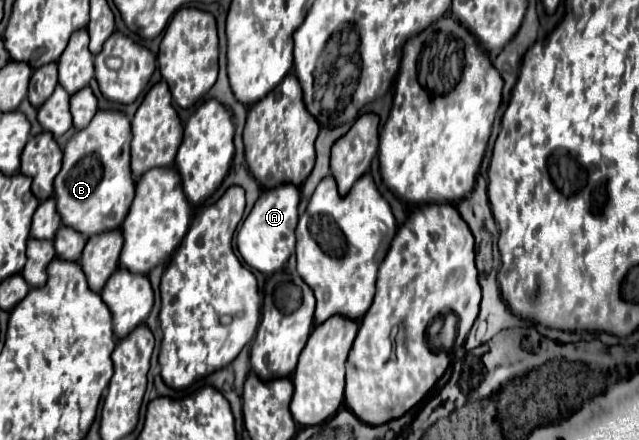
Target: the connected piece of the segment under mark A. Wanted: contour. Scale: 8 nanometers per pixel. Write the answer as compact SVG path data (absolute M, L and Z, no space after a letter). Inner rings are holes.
M281 185L269 191L263 191L257 199L253 211L243 221L239 235L237 235L237 247L243 255L245 263L263 275L273 275L279 269L285 267L287 259L295 251L295 229L299 221L299 189L295 185Z

